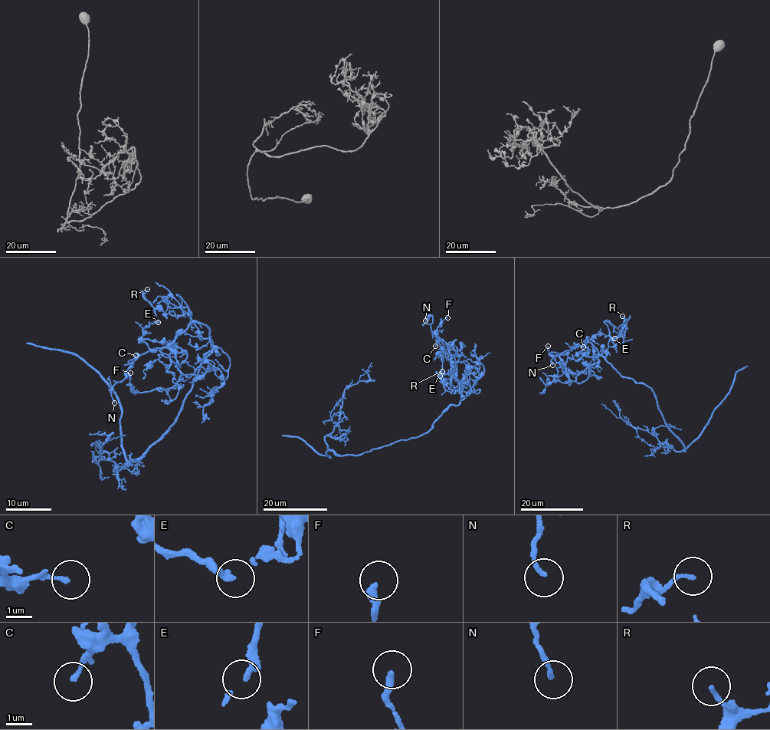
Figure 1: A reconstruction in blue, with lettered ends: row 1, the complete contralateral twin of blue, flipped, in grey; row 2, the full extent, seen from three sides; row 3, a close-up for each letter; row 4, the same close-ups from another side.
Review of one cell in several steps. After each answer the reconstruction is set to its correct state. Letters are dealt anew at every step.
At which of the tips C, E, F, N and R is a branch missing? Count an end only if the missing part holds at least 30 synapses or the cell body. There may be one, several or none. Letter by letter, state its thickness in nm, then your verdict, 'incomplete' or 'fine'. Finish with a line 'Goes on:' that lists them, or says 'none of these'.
C: 150 nm thick; fine
E: 260 nm thick; fine
F: 260 nm thick; fine
N: 140 nm thick; fine
R: 140 nm thick; fine
Goes on: none of these

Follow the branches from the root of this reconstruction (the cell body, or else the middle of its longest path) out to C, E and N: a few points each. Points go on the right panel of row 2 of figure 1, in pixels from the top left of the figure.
C: (657, 404), (653, 390), (621, 375), (588, 341), (588, 337), (584, 341), (587, 348), (576, 345), (583, 346)
E: (657, 404), (653, 390), (621, 375), (588, 337), (584, 341), (588, 347), (584, 346), (597, 333), (614, 338)
N: (657, 404), (653, 390), (621, 375), (588, 337), (587, 348), (578, 344), (566, 354), (552, 351), (552, 365)

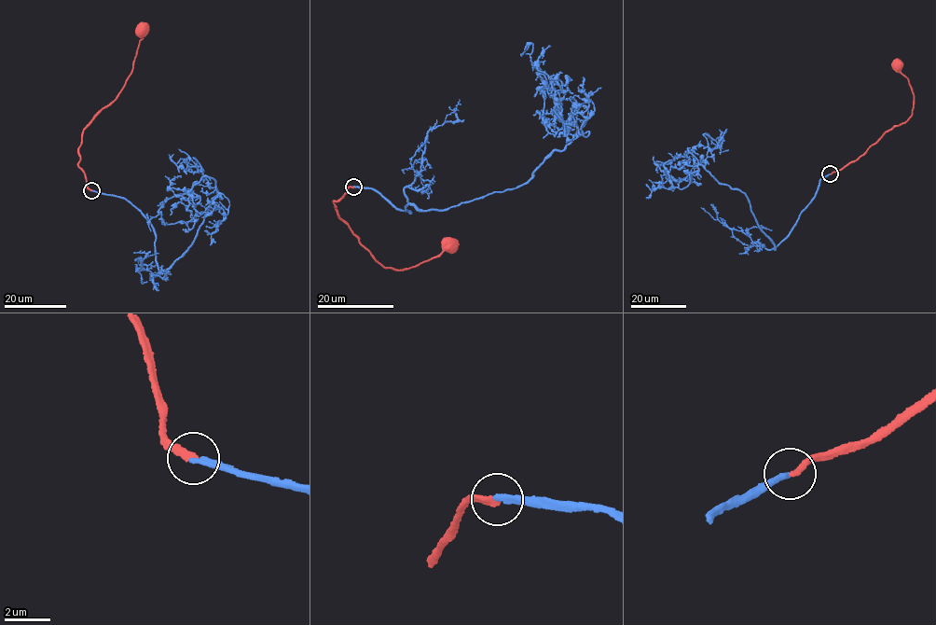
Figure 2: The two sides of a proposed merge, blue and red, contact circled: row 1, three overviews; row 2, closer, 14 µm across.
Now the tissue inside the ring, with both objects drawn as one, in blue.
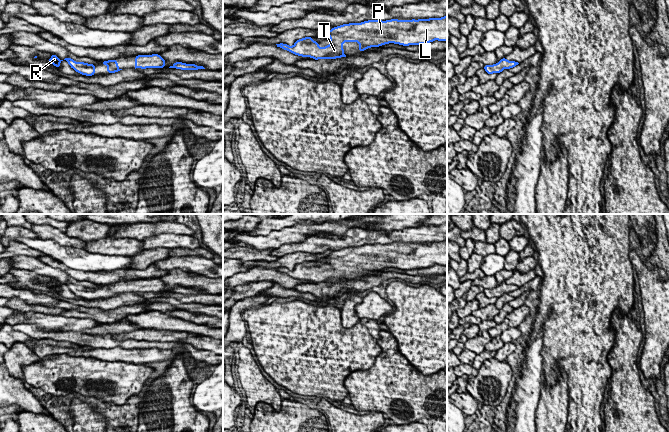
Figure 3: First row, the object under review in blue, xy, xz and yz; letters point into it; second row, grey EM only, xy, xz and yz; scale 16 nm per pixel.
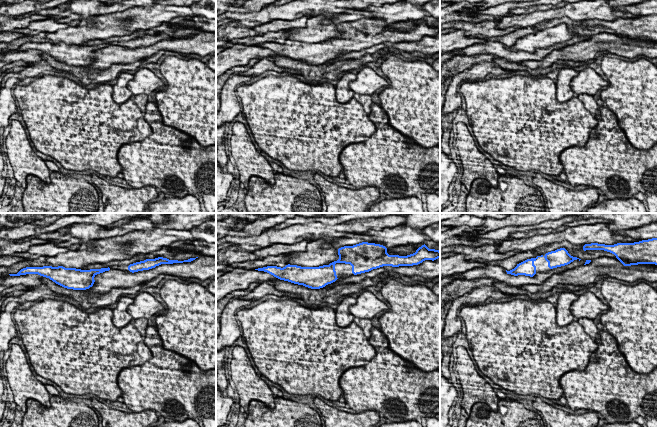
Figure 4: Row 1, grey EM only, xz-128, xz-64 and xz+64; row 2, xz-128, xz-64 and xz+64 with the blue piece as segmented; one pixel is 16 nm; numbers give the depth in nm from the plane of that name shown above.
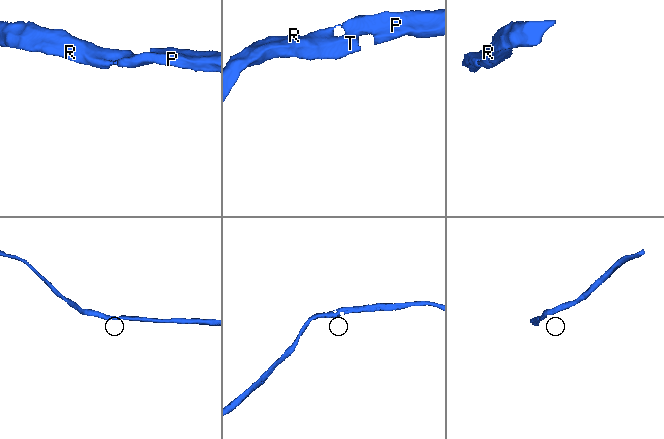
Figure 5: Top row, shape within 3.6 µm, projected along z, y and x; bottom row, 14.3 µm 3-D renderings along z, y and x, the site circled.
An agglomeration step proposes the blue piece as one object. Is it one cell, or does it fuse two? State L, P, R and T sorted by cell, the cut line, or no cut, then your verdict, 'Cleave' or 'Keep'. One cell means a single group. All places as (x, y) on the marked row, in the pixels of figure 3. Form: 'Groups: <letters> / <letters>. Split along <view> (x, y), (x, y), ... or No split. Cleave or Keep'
Groups: L P R T. No split. Keep

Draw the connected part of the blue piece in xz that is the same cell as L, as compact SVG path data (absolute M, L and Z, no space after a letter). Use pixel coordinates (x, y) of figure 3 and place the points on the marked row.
M447 15L441 18L411 20L367 20L361 23L342 24L327 32L330 45L319 47L313 37L295 41L293 46L284 43L277 47L292 54L310 57L314 60L346 57L344 42L358 42L359 52L371 47L394 43L402 46L431 43L435 40L447 41Z

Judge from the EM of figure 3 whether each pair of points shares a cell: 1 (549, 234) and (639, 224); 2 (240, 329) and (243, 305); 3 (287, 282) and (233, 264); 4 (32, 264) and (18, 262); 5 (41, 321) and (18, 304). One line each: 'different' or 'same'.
1: different
2: same
3: different
4: same
5: different

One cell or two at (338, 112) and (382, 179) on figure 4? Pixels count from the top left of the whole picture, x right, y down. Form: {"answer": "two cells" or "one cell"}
{"answer": "two cells"}

